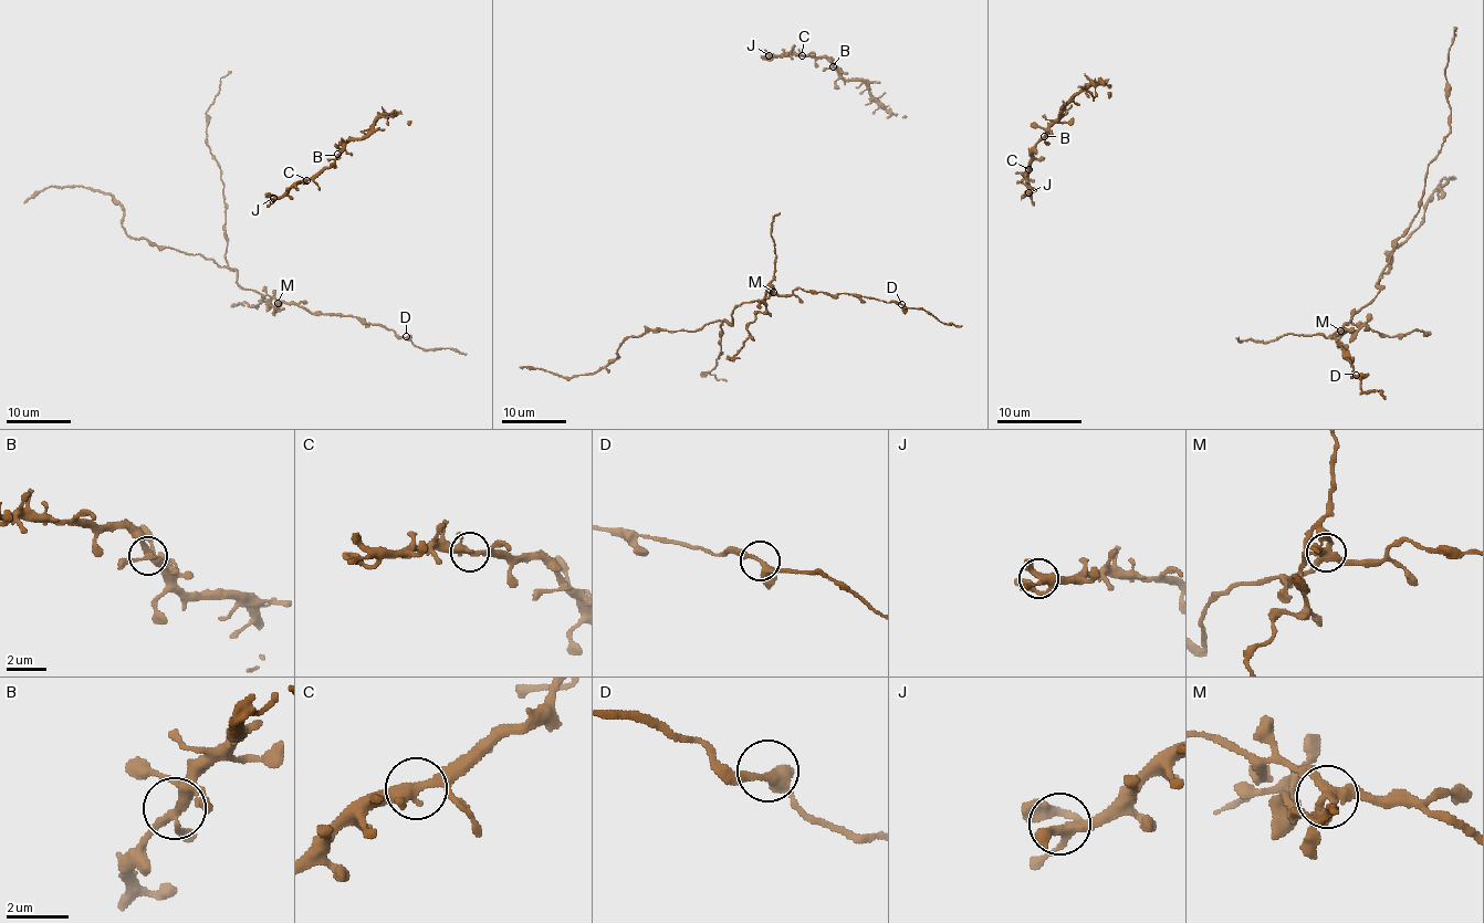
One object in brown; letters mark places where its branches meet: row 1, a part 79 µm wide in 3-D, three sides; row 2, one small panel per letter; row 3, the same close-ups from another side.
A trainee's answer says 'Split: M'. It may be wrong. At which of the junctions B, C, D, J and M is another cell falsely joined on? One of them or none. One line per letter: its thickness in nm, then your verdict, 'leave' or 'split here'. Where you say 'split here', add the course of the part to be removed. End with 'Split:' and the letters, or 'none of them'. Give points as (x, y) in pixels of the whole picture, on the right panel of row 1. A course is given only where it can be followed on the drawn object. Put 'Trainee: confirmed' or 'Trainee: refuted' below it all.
B: 280 nm thick; leave
C: 280 nm thick; leave
D: 280 nm thick; leave
J: 320 nm thick; leave
M: 280 nm thick; split here; foreign part runs (1339, 329), (1341, 334), (1365, 326), (1386, 336), (1399, 336), (1413, 329), (1422, 329), (1428, 336)
Split: M
Trainee: confirmed

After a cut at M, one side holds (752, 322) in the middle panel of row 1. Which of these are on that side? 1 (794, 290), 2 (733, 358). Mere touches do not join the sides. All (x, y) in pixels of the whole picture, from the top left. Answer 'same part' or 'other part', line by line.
1: other part
2: same part

